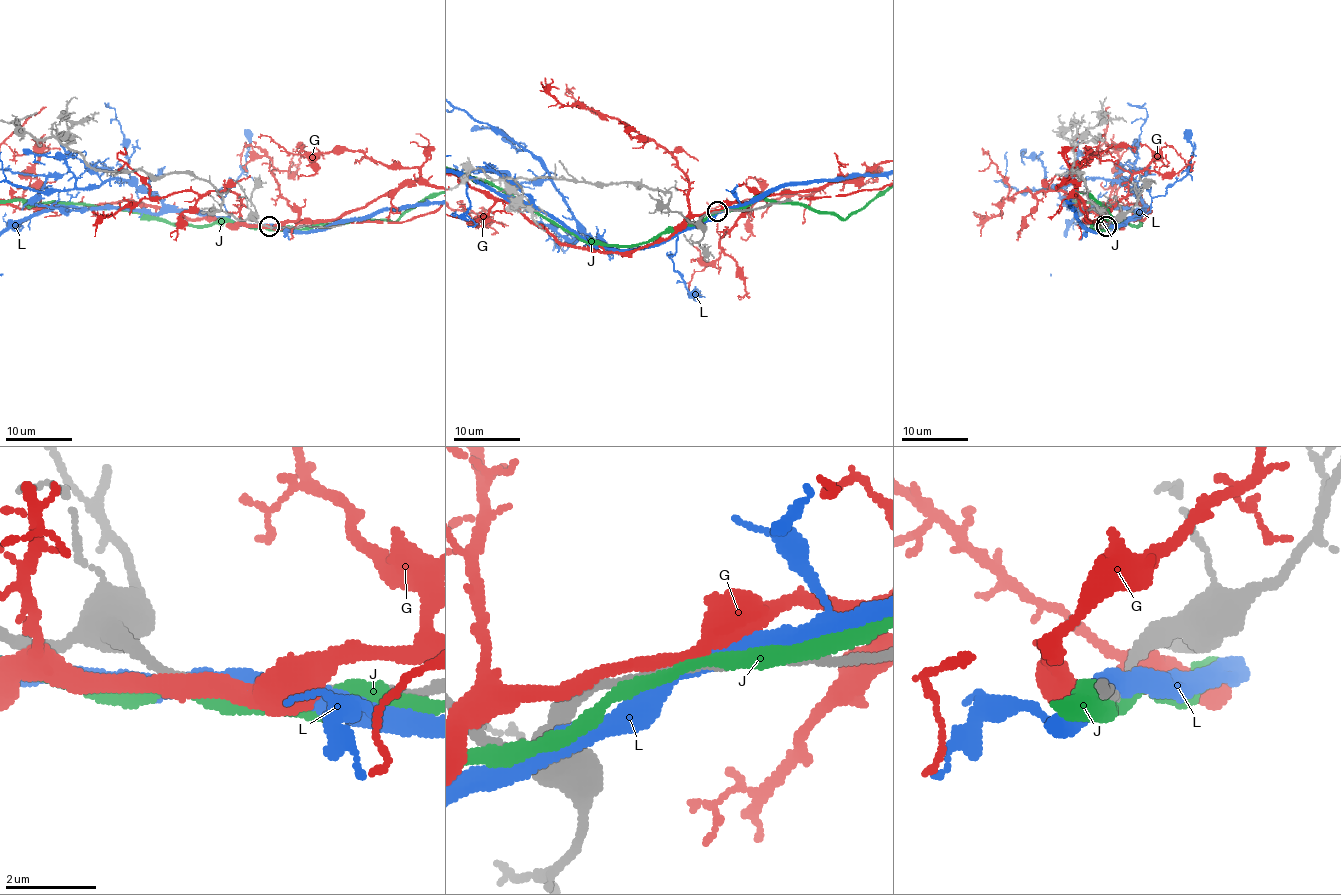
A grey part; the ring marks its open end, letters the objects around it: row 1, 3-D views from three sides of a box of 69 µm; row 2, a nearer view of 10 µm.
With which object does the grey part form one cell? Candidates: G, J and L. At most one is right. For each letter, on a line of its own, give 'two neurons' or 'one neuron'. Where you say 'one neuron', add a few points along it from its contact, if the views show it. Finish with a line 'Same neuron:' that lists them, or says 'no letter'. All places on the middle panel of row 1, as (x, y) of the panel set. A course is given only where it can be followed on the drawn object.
G: one neuron
J: two neurons
L: two neurons
Same neuron: G

